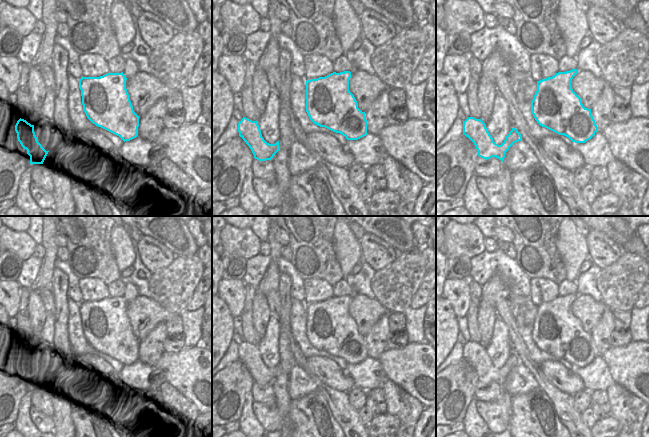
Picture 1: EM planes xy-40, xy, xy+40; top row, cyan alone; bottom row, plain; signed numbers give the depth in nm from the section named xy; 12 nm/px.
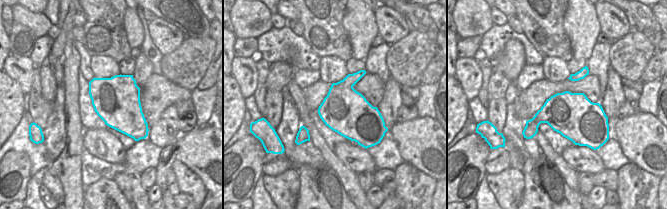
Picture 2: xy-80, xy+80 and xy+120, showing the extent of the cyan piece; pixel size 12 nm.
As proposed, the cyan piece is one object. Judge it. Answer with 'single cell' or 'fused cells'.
single cell

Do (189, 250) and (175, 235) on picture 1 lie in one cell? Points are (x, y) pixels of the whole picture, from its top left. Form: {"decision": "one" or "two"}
{"decision": "one"}

